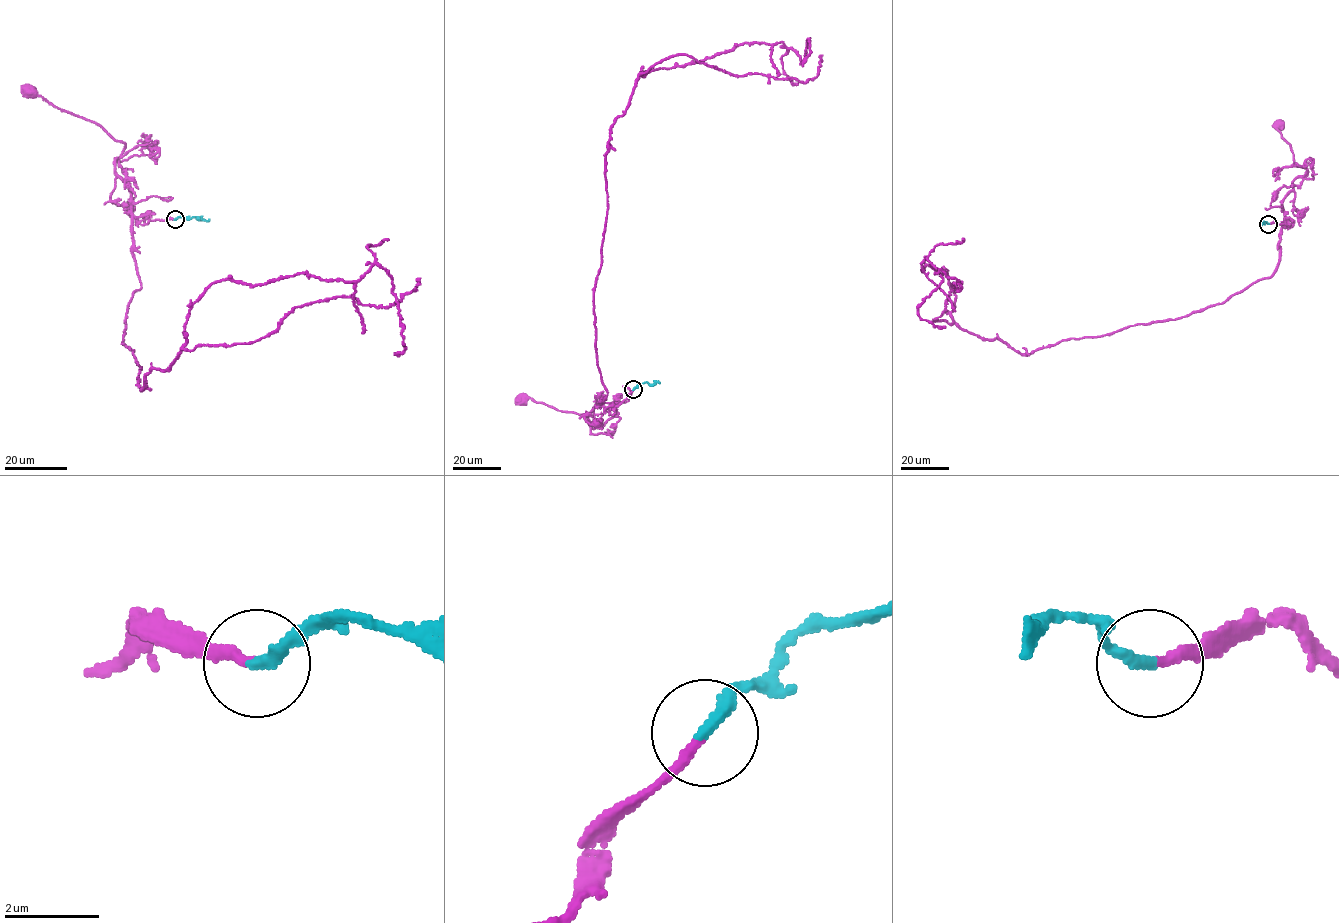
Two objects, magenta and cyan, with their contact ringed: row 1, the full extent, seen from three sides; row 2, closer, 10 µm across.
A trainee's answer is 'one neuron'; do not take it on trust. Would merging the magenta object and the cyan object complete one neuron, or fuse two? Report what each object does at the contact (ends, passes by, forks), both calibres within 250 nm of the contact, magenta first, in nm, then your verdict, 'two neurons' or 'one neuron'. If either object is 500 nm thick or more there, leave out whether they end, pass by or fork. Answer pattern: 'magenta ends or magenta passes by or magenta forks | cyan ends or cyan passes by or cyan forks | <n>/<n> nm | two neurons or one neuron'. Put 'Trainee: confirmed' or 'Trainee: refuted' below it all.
magenta ends | cyan ends | 200/260 nm | one neuron
Trainee: confirmed

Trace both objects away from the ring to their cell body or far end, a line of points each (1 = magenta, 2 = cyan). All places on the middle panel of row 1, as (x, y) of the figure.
1: (633, 390), (616, 406), (600, 403), (588, 413), (593, 429), (592, 416), (521, 399)
2: (633, 389), (644, 382), (660, 383)

